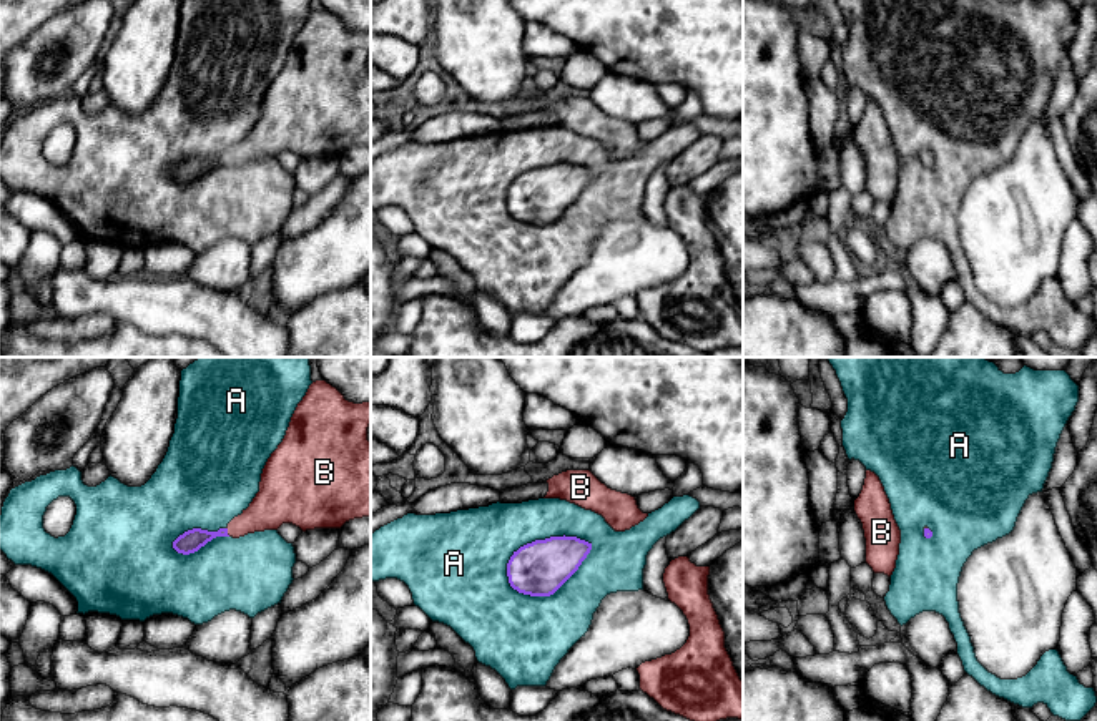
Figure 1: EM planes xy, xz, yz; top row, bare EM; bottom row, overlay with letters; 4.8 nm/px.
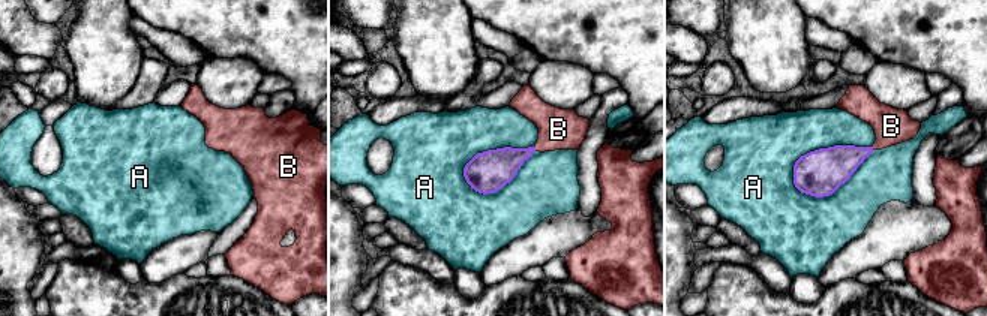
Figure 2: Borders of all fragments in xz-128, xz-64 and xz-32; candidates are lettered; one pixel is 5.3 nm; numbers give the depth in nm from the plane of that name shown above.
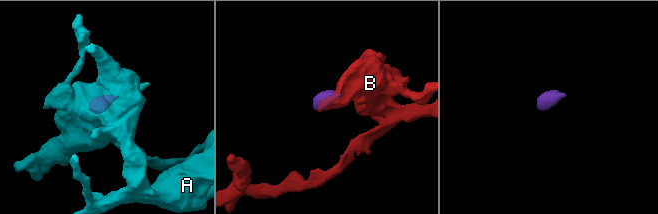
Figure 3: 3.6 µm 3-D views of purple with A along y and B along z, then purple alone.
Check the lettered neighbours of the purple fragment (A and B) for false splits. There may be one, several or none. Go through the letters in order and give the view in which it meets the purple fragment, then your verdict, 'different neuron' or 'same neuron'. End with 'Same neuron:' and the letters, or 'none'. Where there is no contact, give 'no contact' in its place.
A: contact in xz; different neuron
B: contact in xy; same neuron
Same neuron: B

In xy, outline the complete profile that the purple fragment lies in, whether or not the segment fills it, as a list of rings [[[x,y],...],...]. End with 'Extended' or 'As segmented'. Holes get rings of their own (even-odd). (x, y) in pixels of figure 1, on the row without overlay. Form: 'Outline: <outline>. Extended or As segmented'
Outline: [[[326,8],[312,10],[298,32],[283,70],[268,86],[259,120],[249,135],[218,159],[201,156],[184,159],[173,169],[173,176],[189,183],[216,164],[239,166],[254,159],[278,158],[283,151],[293,151],[303,159],[341,156],[349,148],[371,145],[369,53],[371,30],[349,30]]]. Extended

